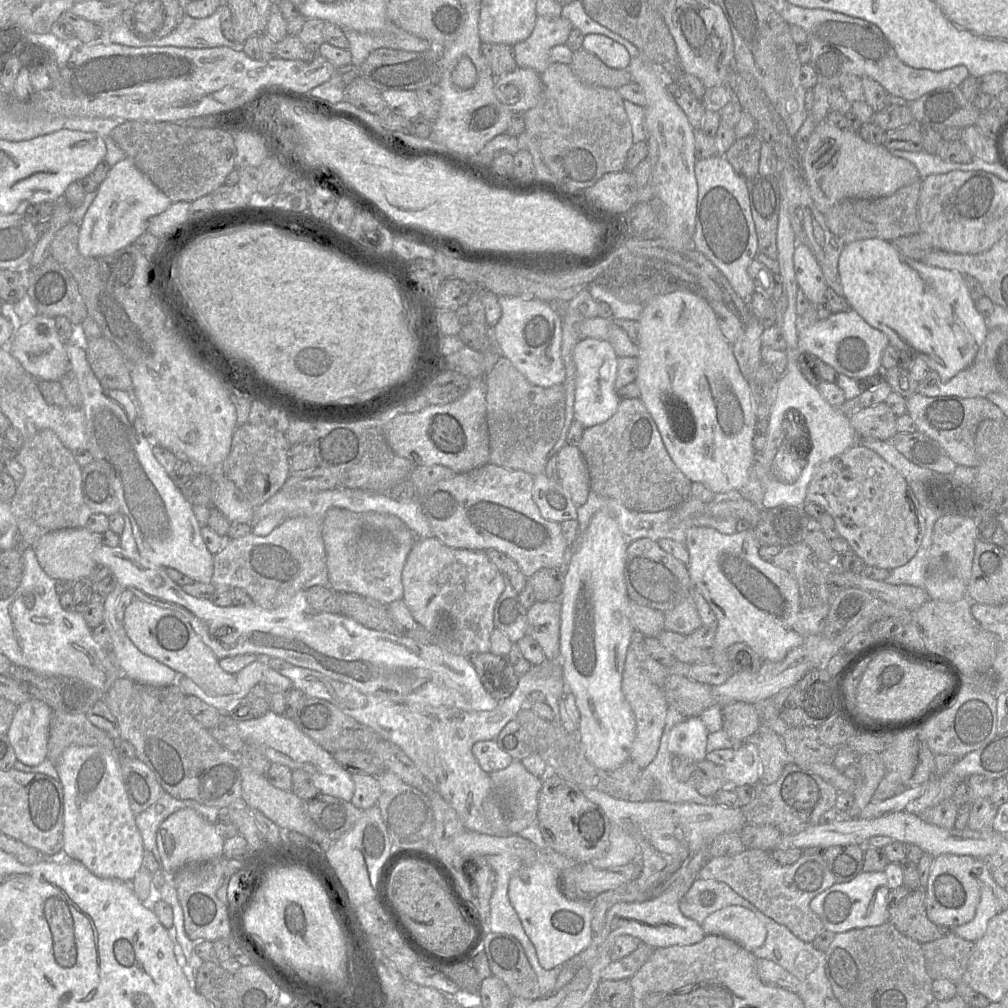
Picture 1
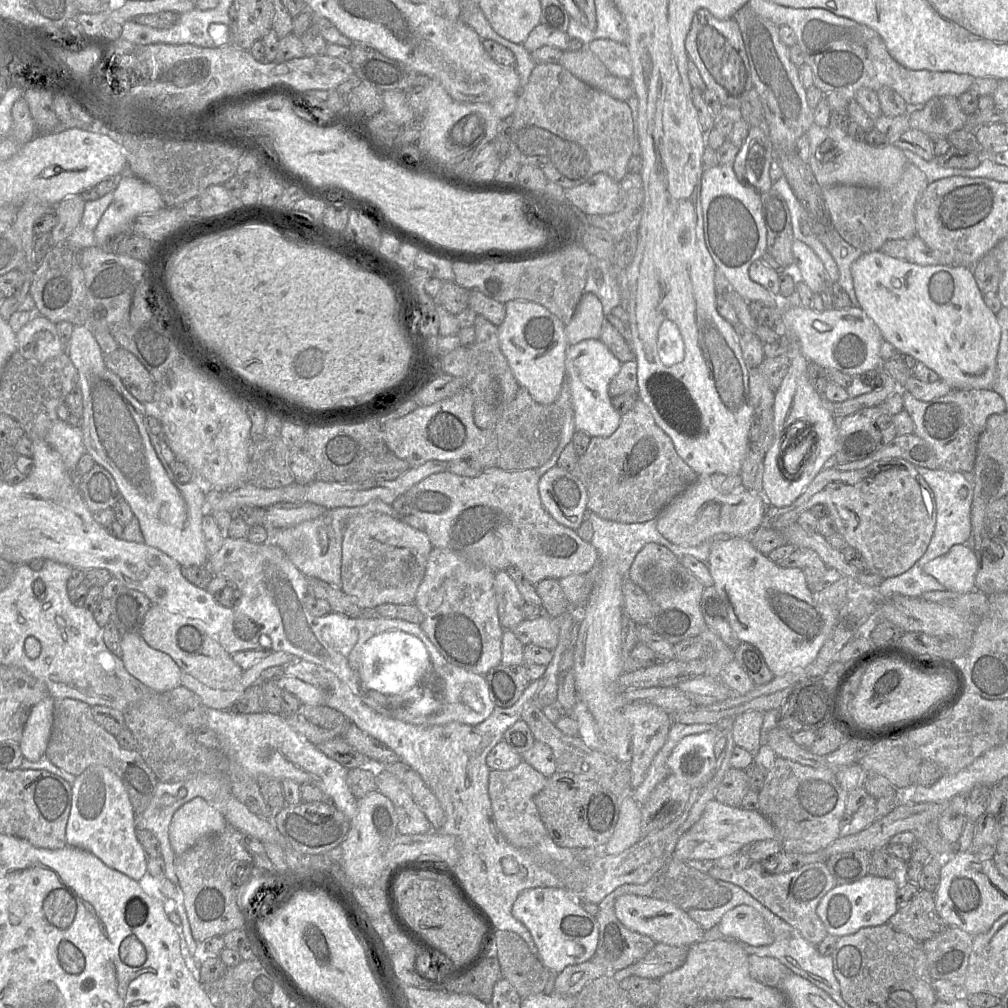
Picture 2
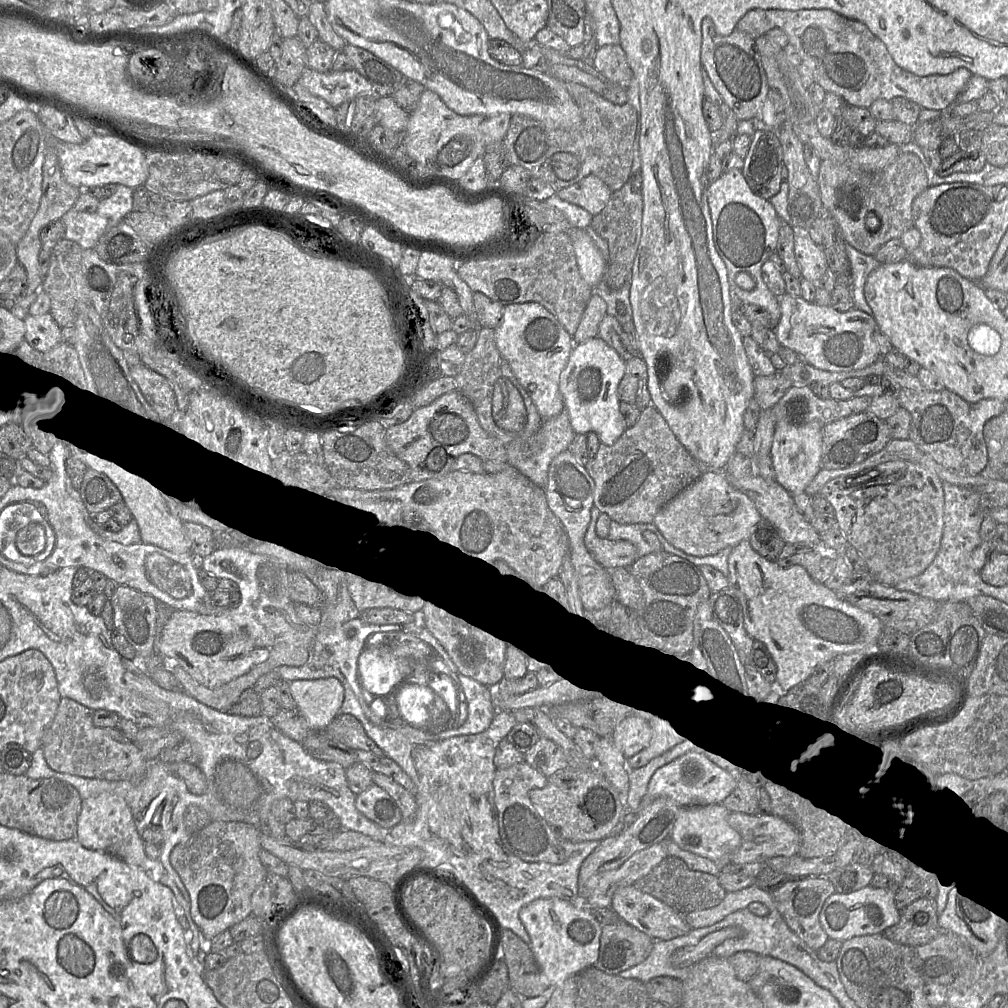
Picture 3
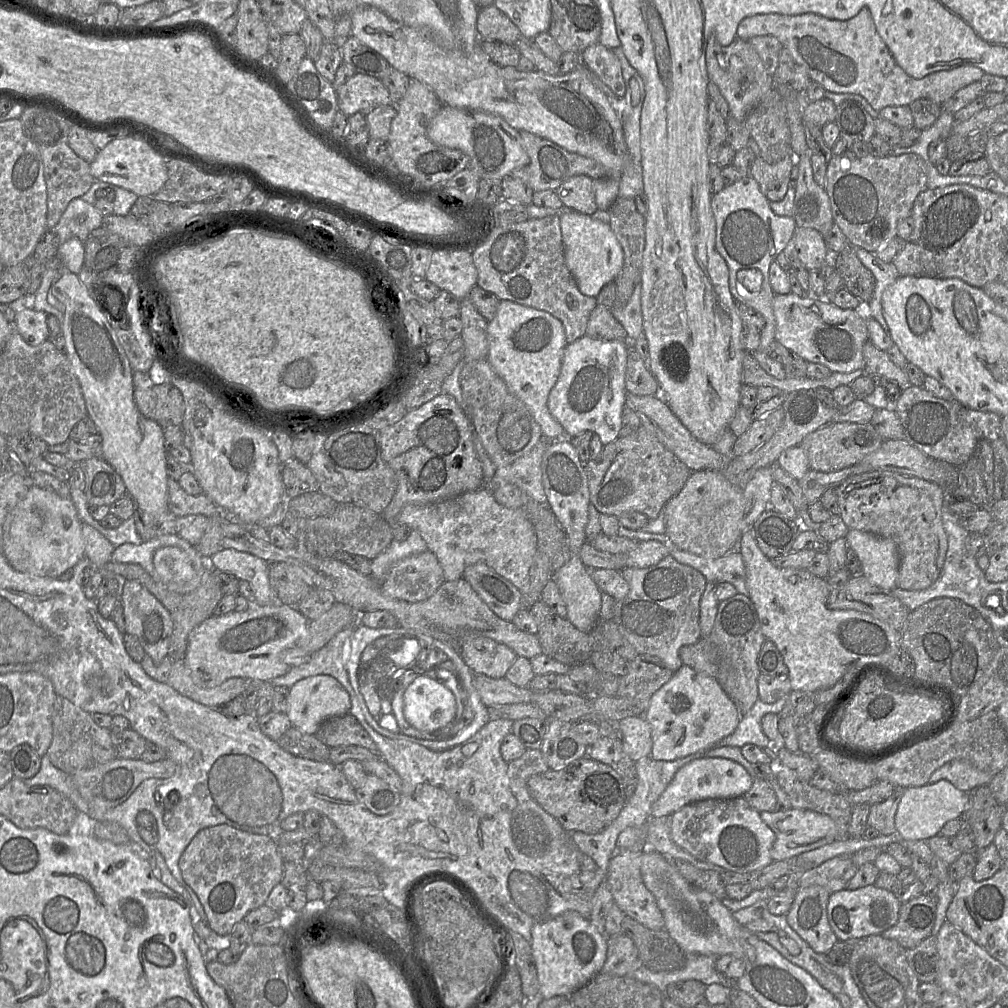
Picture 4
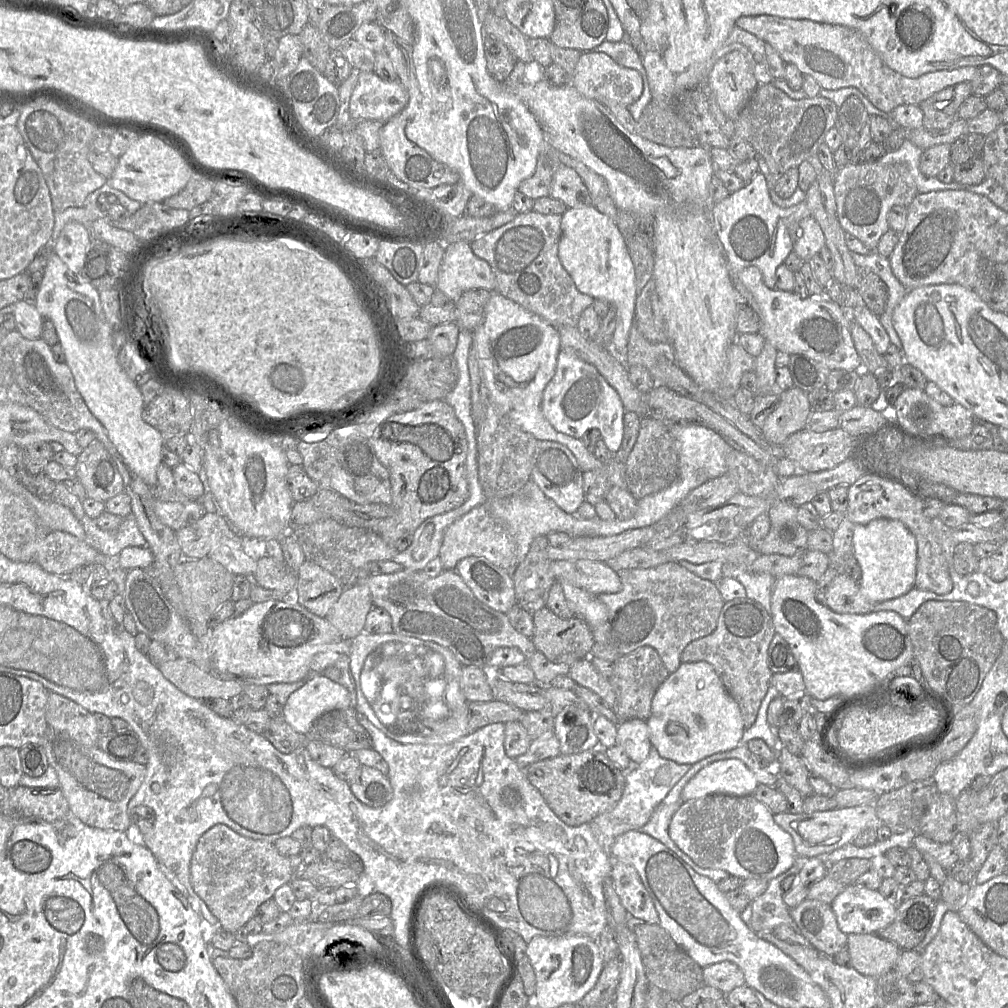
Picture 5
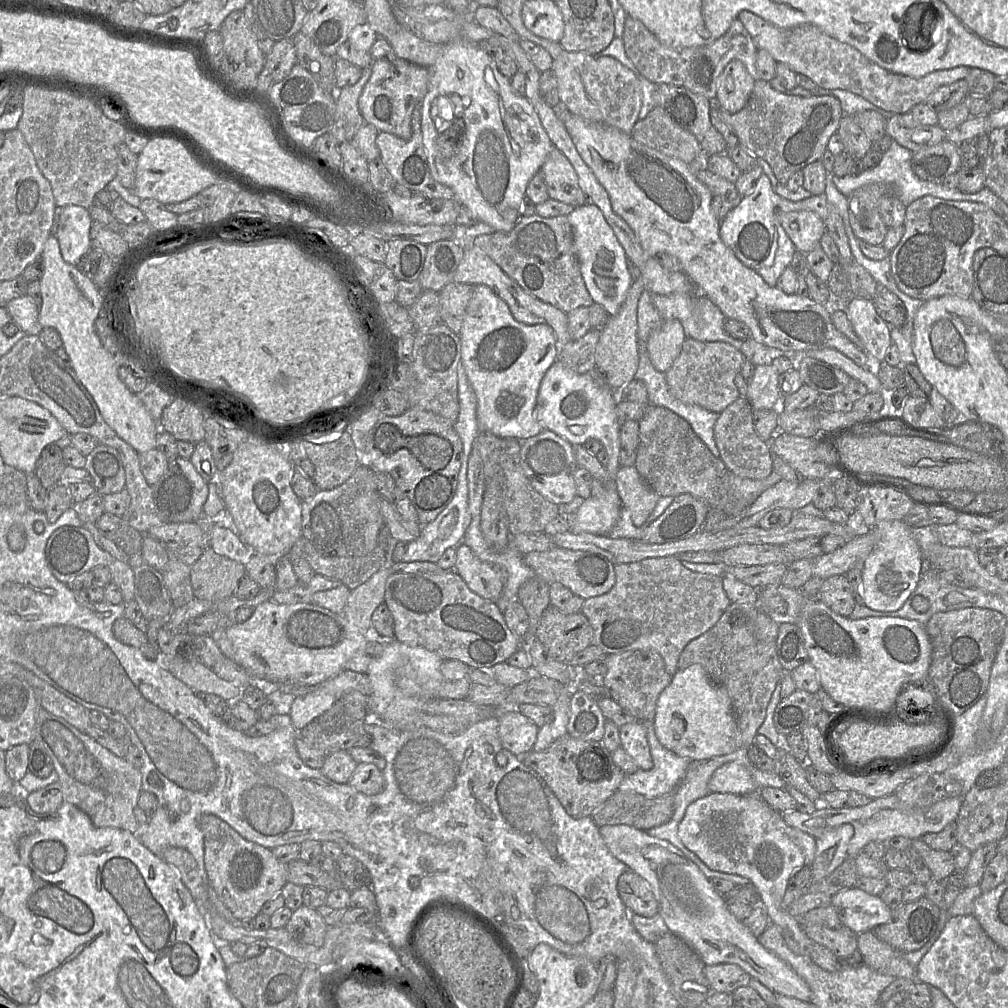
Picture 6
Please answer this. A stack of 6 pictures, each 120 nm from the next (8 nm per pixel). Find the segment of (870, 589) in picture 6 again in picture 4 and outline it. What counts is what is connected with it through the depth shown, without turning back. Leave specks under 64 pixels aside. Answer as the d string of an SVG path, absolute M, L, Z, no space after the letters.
M849 529L846 540L862 565L862 575L867 580L887 591L897 586L900 556L897 545L888 538L869 532Z

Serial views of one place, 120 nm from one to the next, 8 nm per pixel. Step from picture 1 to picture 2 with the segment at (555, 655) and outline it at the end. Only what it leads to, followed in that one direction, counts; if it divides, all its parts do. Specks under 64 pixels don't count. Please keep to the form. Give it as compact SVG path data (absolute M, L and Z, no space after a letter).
M542 614L532 620L524 620L511 630L525 646L533 644L553 651L559 640L558 620Z

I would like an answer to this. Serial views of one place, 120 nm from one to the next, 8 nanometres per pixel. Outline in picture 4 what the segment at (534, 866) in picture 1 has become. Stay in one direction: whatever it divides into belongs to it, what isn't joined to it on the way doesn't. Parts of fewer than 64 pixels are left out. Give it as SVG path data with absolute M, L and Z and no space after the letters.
M576 911L563 914L531 929L531 951L535 962L539 994L543 999L570 996L601 972L606 960L607 938L603 937L589 921Z

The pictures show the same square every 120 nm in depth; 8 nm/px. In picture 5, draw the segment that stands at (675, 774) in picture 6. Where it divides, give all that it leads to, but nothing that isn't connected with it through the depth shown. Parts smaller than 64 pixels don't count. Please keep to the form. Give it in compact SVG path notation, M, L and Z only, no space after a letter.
M652 745L646 760L638 764L631 772L625 773L625 786L618 803L608 812L595 817L589 826L605 853L611 855L615 840L631 830L640 830L653 815L670 790L690 770L690 764L678 764L660 756Z

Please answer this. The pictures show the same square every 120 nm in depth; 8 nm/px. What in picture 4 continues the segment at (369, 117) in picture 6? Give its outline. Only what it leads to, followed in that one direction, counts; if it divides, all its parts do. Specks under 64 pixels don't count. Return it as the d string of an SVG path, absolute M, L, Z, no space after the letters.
M356 73L336 90L338 110L346 116L367 112L381 105L392 105L389 91L381 80Z

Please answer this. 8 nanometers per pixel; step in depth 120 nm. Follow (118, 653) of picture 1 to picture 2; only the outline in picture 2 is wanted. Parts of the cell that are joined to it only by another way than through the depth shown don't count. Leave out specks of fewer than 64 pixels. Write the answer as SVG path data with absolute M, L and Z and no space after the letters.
M121 634L121 649L125 669L152 692L168 693L181 685L183 673L176 662L150 647L139 634Z

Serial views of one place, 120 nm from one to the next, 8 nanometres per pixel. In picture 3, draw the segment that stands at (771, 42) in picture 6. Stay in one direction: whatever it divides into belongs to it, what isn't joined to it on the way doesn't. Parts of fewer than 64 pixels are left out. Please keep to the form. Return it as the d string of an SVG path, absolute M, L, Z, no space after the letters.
M752 9L737 23L735 29L749 35L753 40L765 35L769 30L779 28L785 32L792 44L814 76L814 82L826 92L840 95L848 105L867 108L877 99L891 101L895 97L907 98L922 108L948 112L956 103L957 96L973 75L966 68L959 68L946 75L918 76L899 67L887 50L886 45L862 22L849 19L827 9Z

